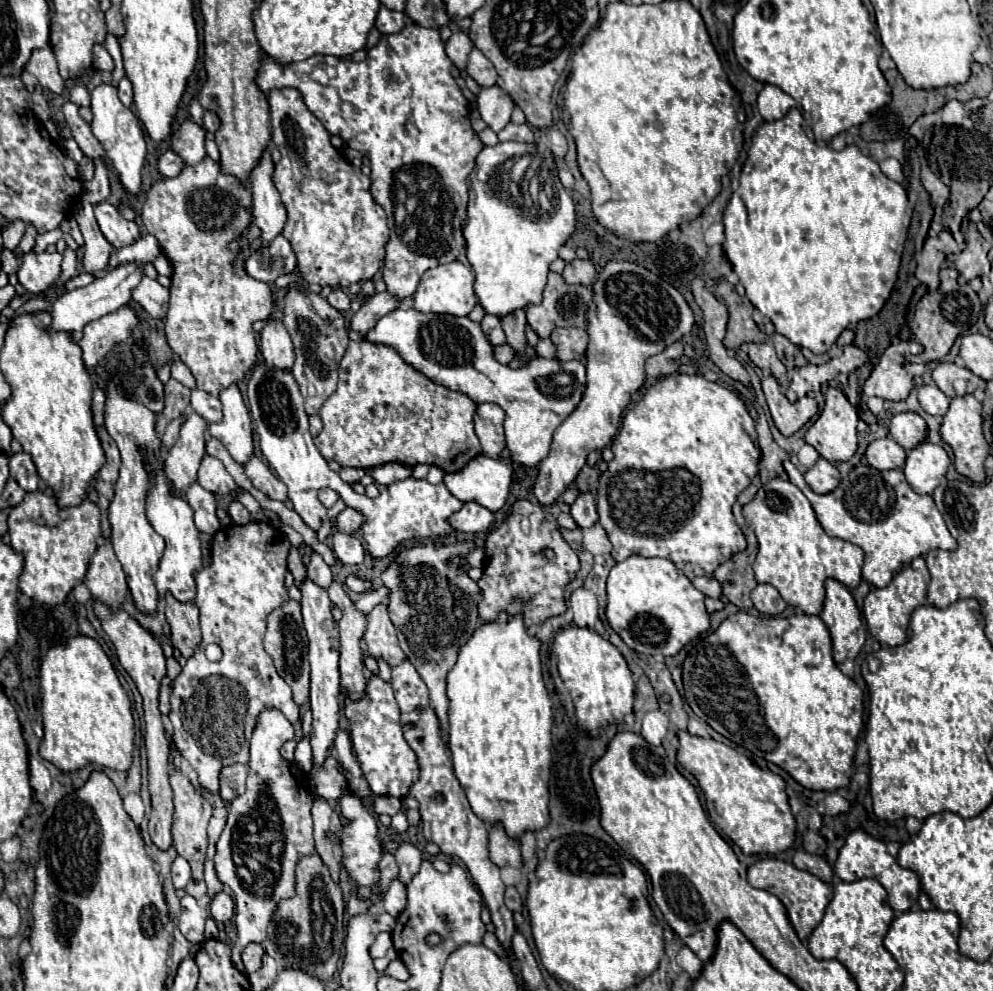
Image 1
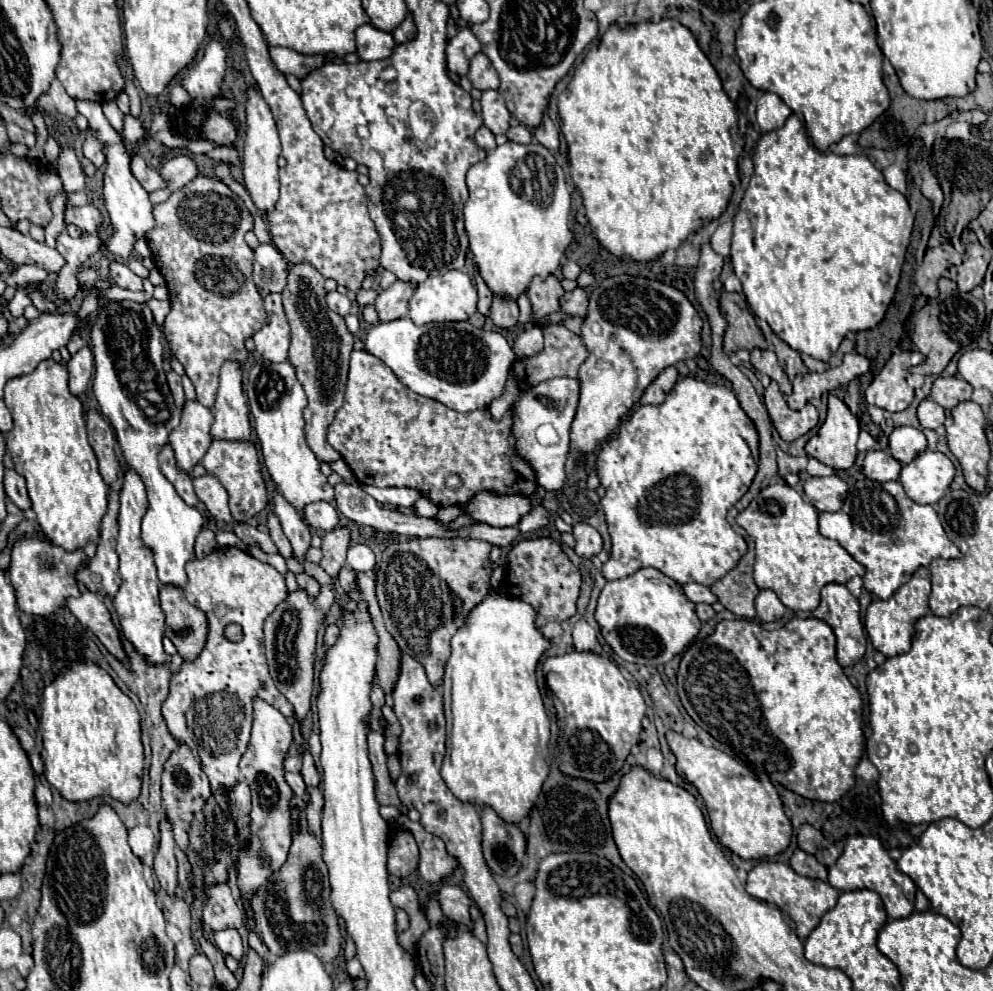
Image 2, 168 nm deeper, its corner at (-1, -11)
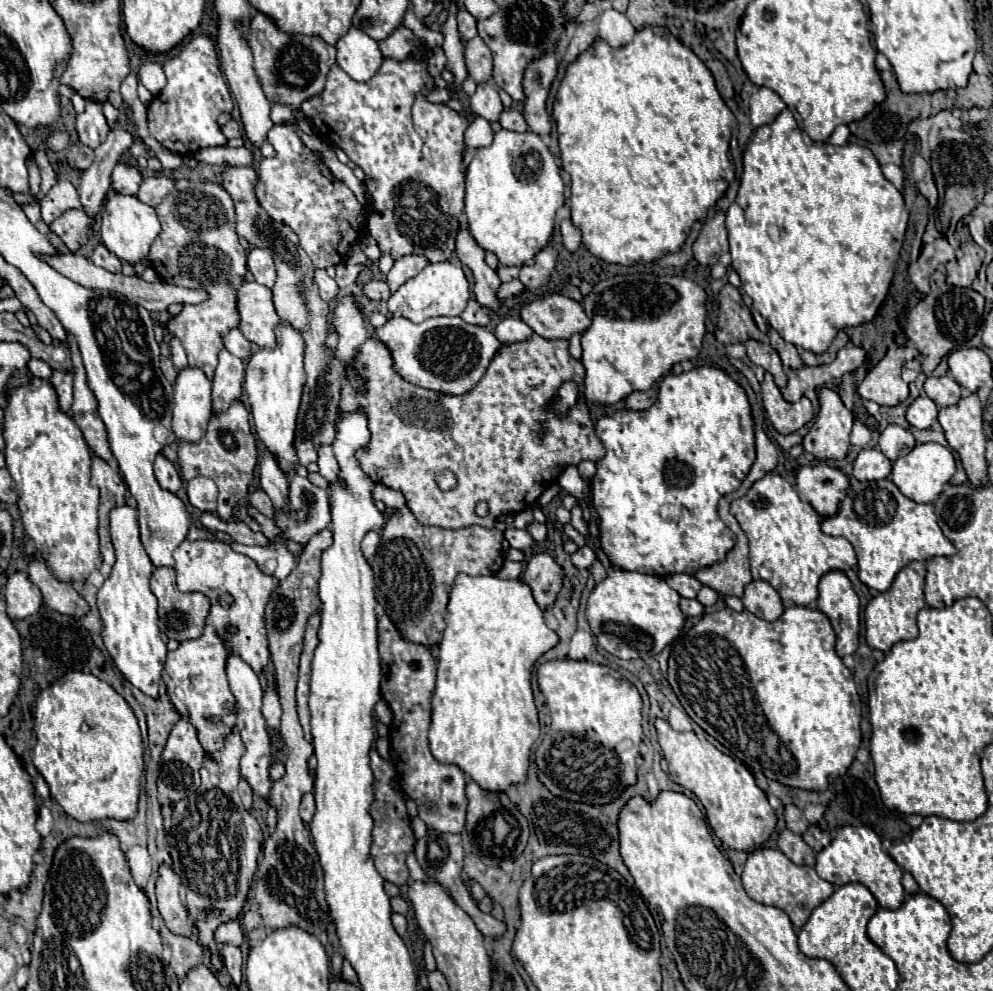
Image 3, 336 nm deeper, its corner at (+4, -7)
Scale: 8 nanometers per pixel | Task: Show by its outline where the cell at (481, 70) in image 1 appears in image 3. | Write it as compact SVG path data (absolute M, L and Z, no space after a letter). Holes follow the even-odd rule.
M475 37L467 41L465 47L465 61L467 61L467 81L463 83L463 91L467 95L473 95L479 83L485 83L493 77L493 61L491 61L491 51L483 43L481 37Z

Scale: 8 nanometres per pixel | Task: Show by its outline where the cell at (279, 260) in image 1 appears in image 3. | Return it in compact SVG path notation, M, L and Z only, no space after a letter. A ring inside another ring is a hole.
M253 247L249 251L247 267L249 267L249 271L251 271L251 275L255 277L257 283L261 283L265 287L273 287L275 285L275 275L277 275L275 263L273 263L273 257L265 249Z

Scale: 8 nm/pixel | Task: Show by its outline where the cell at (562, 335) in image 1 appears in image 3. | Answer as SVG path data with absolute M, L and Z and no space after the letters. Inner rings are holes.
M533 333L525 343L503 345L493 357L485 379L461 397L433 393L401 379L391 365L391 353L377 339L367 339L359 345L359 361L363 361L363 373L367 373L367 393L355 393L351 385L343 385L339 403L343 409L363 409L363 413L367 413L371 441L367 443L367 449L359 449L359 465L371 481L399 489L407 499L407 507L423 525L443 529L457 529L465 525L493 527L499 515L517 513L531 507L541 493L557 481L559 473L567 465L579 465L585 459L599 461L605 453L595 435L583 397L579 397L575 409L571 409L563 419L545 409L563 381L581 383L585 377L583 363L569 353L569 341L547 341L545 337ZM443 469L457 473L459 483L455 491L441 491L437 487L435 475ZM479 501L489 505L489 513L485 517L475 513Z

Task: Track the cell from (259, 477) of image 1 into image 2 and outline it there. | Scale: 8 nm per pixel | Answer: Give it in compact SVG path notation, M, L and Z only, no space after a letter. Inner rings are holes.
M214 439L208 453L202 459L202 465L206 471L216 477L228 491L230 511L232 519L238 523L244 523L252 519L256 513L260 513L268 505L268 491L260 473L260 459L258 451L252 441L226 441L226 439Z

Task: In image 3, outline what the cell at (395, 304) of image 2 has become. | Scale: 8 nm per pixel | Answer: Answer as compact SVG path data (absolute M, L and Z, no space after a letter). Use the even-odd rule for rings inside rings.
M405 255L405 257L397 259L393 269L387 273L389 291L395 293L405 281L413 279L415 275L419 275L425 265L427 265L427 261L423 257L417 257L417 255Z

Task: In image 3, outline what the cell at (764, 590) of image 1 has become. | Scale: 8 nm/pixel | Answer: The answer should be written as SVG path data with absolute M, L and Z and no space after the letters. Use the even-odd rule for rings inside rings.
M751 581L745 587L743 605L749 613L763 617L765 621L775 621L783 613L783 603L779 593L767 581Z

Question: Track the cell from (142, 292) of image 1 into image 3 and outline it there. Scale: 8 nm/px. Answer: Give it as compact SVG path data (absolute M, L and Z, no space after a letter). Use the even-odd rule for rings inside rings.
M103 245L95 247L95 253L93 253L91 259L93 259L95 265L99 265L99 267L111 271L111 273L121 273L121 261L111 251L107 251Z

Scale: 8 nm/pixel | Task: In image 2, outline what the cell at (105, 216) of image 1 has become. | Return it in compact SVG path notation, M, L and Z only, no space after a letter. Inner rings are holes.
M94 205L66 207L64 223L66 223L66 225L74 223L76 227L80 227L80 229L86 231L86 233L92 233L92 229L96 229L96 225L100 225L100 233L104 233L104 239L108 237L108 235L106 235L106 229L104 229L104 225L102 225L102 215L100 215L100 211L98 211Z

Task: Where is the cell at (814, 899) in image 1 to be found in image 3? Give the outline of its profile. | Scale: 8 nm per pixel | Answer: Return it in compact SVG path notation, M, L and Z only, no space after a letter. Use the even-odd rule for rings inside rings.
M755 849L747 857L741 877L743 877L745 891L753 901L783 909L789 915L795 929L801 929L807 917L813 913L813 909L823 901L827 901L827 897L831 897L835 889L829 881L821 879L813 867L795 865L779 849Z

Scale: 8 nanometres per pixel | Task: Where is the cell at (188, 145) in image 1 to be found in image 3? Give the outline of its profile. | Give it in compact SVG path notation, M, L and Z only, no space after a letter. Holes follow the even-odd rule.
M157 173L157 175L153 175L153 177L145 177L145 179L143 179L137 197L139 197L143 203L155 207L155 205L159 205L159 203L163 201L163 197L165 197L173 187L175 187L175 179L173 179L169 173Z

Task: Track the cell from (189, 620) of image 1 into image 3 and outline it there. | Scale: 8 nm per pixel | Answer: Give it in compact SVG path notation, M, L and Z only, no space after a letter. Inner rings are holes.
M157 567L151 575L151 591L159 601L159 629L179 643L189 639L199 639L205 629L205 619L209 613L209 601L201 593L181 593L175 585L175 571L169 567Z

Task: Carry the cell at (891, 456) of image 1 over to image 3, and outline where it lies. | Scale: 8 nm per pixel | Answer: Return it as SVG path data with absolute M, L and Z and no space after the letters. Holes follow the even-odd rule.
M863 449L853 463L853 477L859 481L885 479L891 475L891 461L879 449Z

